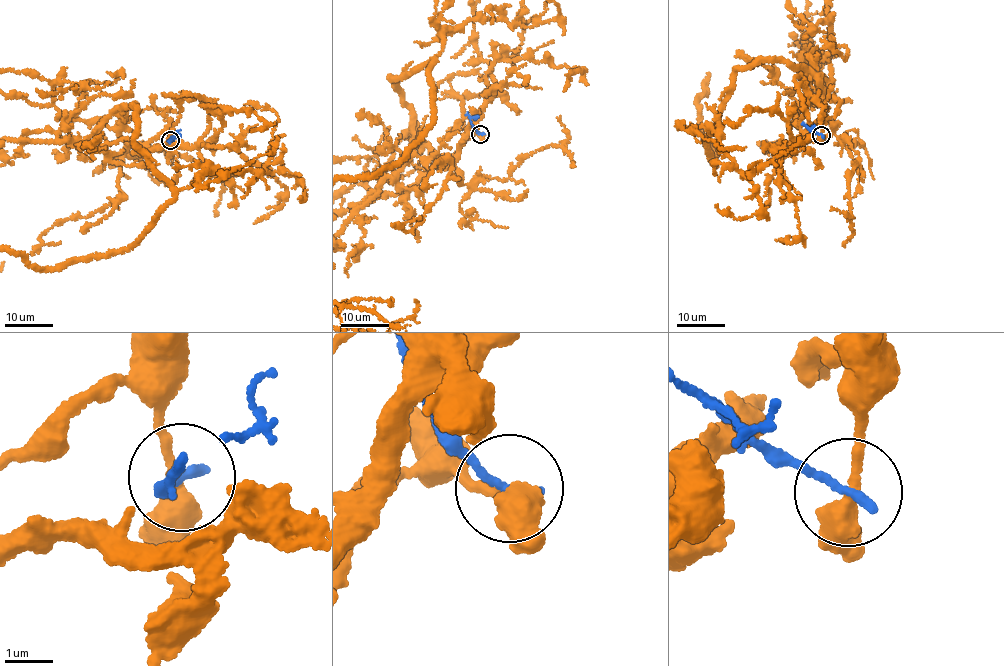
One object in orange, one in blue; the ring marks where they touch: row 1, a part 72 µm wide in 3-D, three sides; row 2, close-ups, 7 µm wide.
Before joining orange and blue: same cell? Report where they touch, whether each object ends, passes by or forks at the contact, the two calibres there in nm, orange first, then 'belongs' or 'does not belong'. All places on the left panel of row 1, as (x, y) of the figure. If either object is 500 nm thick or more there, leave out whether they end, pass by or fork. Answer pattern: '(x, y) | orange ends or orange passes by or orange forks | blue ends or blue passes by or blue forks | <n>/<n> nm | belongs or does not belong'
(170, 140) | orange passes by | blue ends | 360/220 nm | does not belong

